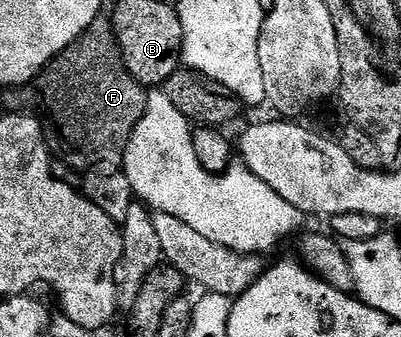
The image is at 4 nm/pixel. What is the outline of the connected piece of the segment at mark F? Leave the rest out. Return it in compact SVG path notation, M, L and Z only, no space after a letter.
M92 18L89 29L81 33L81 37L73 40L56 59L47 64L34 79L27 91L27 103L36 112L44 111L51 120L46 120L45 131L49 136L49 146L63 163L71 167L86 169L97 165L97 161L121 157L129 145L129 137L133 137L133 129L137 129L137 121L145 117L148 88L138 83L129 73L115 36L115 26L110 18Z

